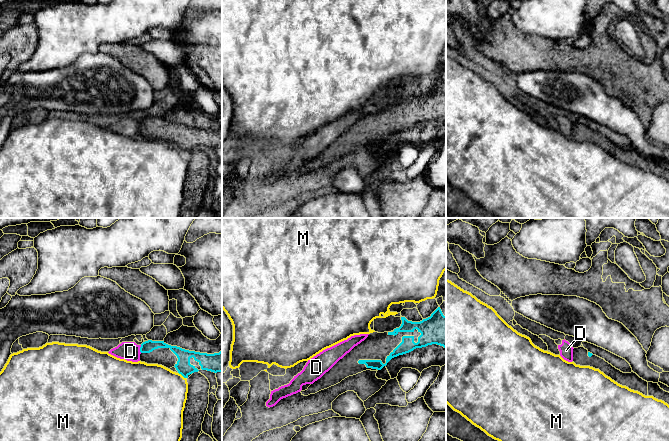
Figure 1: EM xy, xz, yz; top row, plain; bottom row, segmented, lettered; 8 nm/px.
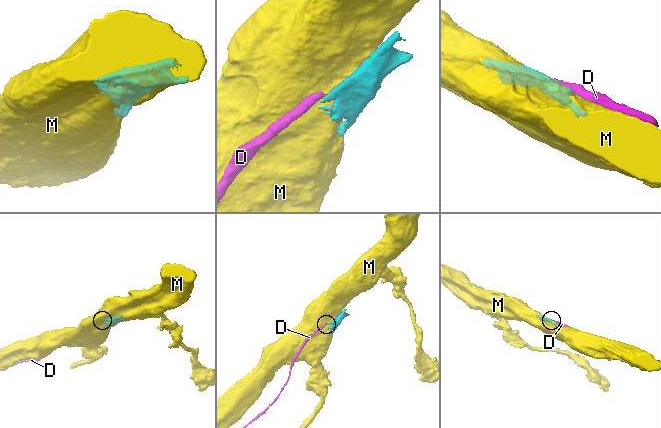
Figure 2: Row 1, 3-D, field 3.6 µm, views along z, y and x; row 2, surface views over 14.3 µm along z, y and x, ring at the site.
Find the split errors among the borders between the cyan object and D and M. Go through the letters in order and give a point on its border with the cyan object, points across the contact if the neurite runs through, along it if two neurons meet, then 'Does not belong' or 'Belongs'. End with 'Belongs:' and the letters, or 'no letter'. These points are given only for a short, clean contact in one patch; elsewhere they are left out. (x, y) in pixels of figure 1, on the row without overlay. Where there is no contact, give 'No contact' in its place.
D: Touches cyan at xy (140, 125). Boundary: xy (141, 121), (140, 128). Does not belong
M: Touches cyan at xy (182, 151). Does not belong
Belongs: no letter

